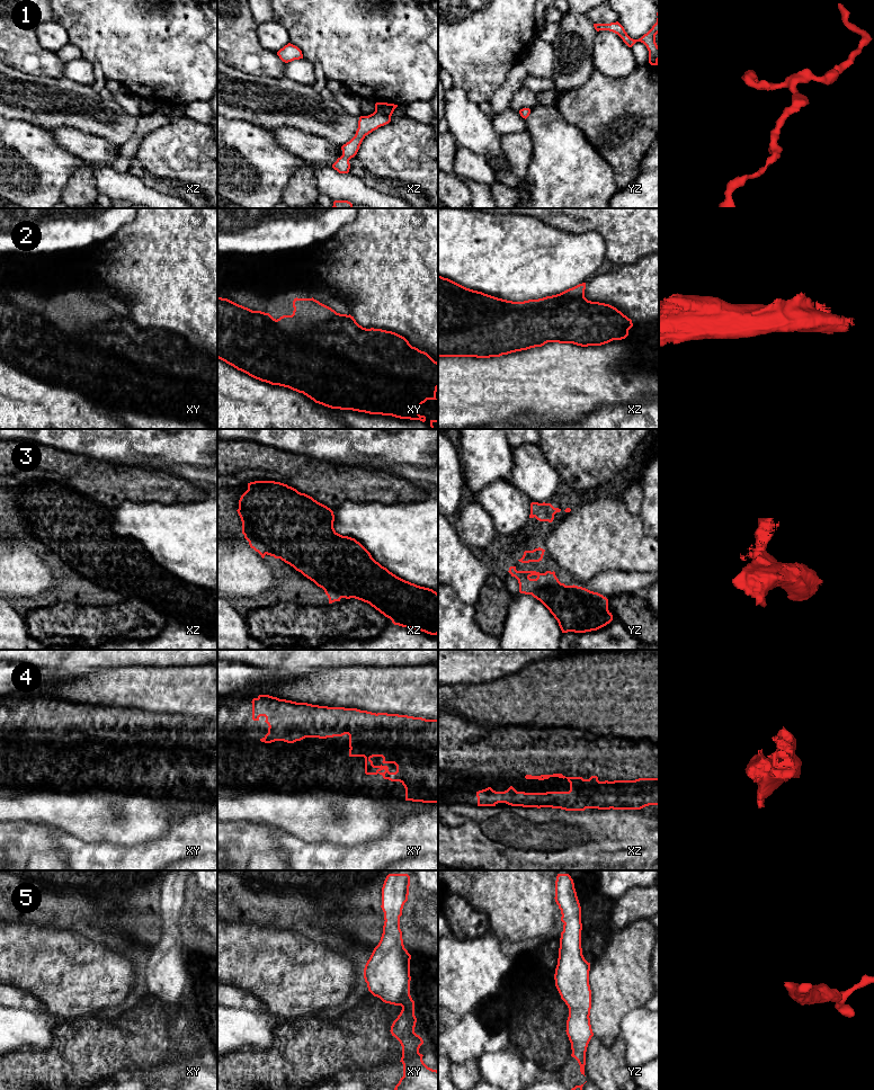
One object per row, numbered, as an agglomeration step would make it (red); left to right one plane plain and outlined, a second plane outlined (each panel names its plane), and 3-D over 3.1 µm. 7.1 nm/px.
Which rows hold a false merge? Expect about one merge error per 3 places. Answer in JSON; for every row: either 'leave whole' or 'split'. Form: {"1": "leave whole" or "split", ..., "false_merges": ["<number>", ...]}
{"1": "leave whole", "2": "split", "3": "leave whole", "4": "leave whole", "5": "leave whole", "false_merges": ["2"]}

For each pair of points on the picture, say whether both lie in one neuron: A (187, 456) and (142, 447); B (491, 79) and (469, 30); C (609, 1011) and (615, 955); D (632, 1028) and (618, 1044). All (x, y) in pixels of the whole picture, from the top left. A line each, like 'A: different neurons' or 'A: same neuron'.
A: same neuron
B: same neuron
C: same neuron
D: different neurons

